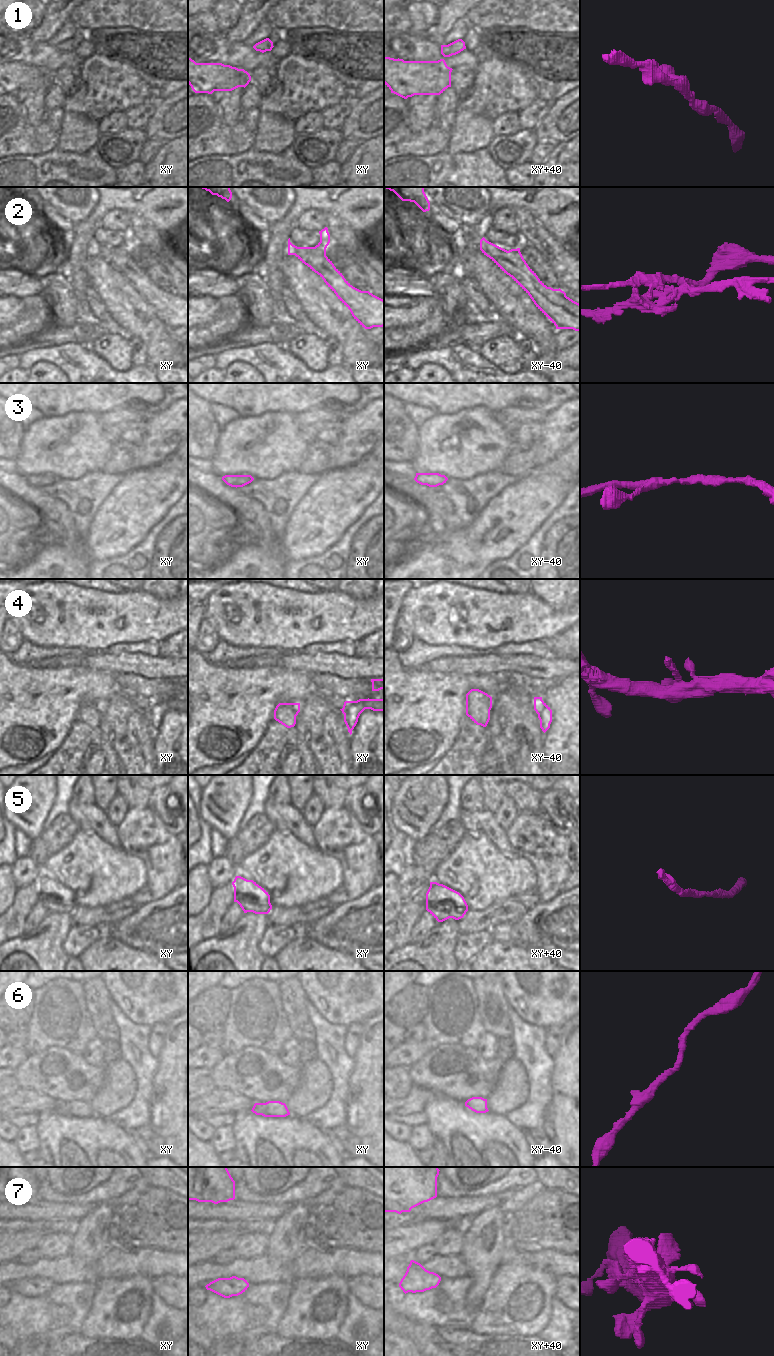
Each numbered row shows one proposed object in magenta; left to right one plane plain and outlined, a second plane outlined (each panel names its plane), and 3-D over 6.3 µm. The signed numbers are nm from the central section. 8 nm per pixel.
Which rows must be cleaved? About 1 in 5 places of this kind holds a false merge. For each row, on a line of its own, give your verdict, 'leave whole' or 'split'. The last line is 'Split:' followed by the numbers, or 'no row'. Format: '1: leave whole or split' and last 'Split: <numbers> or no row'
1: leave whole
2: split
3: leave whole
4: leave whole
5: leave whole
6: leave whole
7: leave whole
Split: 2

